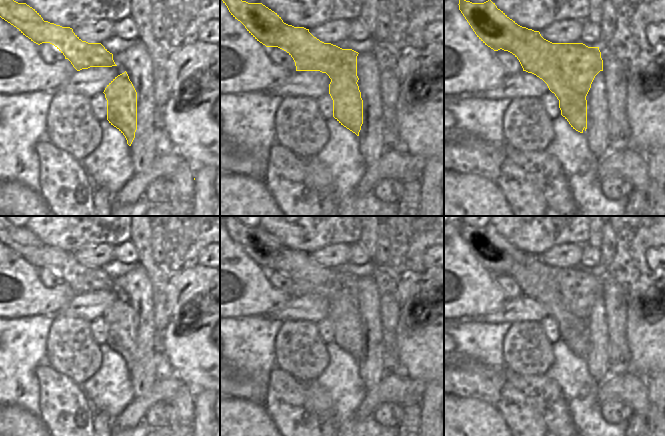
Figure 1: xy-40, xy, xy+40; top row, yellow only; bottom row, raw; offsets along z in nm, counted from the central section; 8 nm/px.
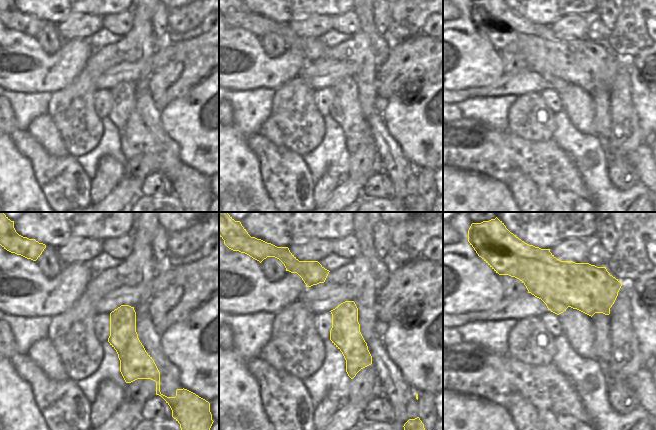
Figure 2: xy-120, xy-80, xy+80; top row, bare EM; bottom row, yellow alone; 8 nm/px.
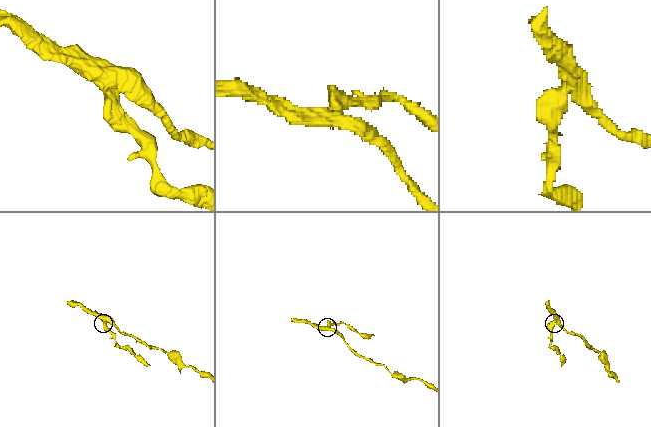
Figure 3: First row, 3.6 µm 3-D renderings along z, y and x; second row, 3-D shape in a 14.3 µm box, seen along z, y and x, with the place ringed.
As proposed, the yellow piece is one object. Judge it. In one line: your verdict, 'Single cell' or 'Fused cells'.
Fused cells.

